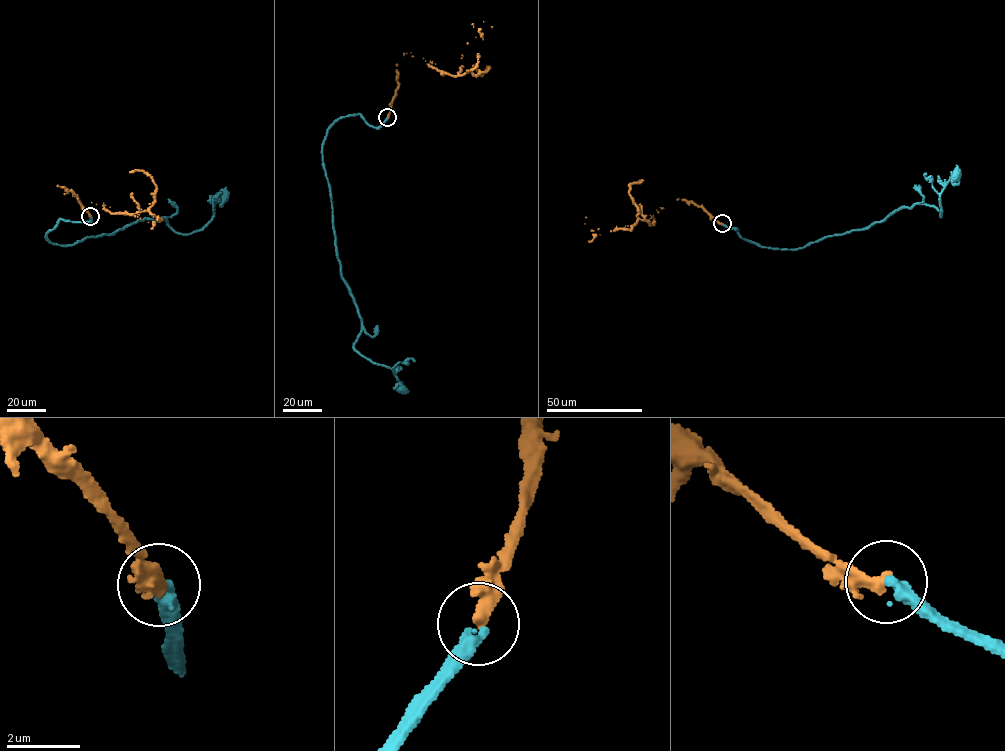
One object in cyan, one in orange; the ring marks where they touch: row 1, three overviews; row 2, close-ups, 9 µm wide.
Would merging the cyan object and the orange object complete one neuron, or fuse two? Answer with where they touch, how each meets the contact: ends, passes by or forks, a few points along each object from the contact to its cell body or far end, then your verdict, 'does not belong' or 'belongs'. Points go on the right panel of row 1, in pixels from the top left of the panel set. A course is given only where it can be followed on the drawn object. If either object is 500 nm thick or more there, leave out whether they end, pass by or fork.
(722, 223) | cyan ends | orange ends | cyan via (722, 223), (762, 247), (797, 249), (868, 228), (915, 204), (934, 206), (940, 216), (942, 190), (956, 174) | orange via (721, 224), (701, 207), (678, 199), (656, 210), (653, 225), (639, 218), (631, 229), (593, 234), (585, 223) | does not belong

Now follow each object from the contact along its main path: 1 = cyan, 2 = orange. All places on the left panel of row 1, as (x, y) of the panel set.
1: (90, 216), (60, 219), (47, 239), (73, 245), (161, 218), (189, 234), (224, 196)
2: (90, 216), (58, 185), (113, 213), (148, 209), (161, 219), (153, 222), (142, 209)

